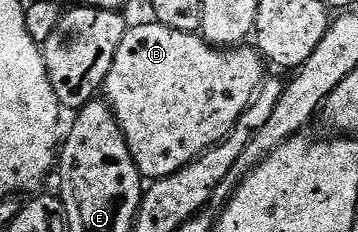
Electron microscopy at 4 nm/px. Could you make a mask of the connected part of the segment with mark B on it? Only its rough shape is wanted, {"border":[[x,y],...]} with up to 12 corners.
{"border":[[163,24],[127,27],[104,99],[138,173],[221,144],[268,68]]}

